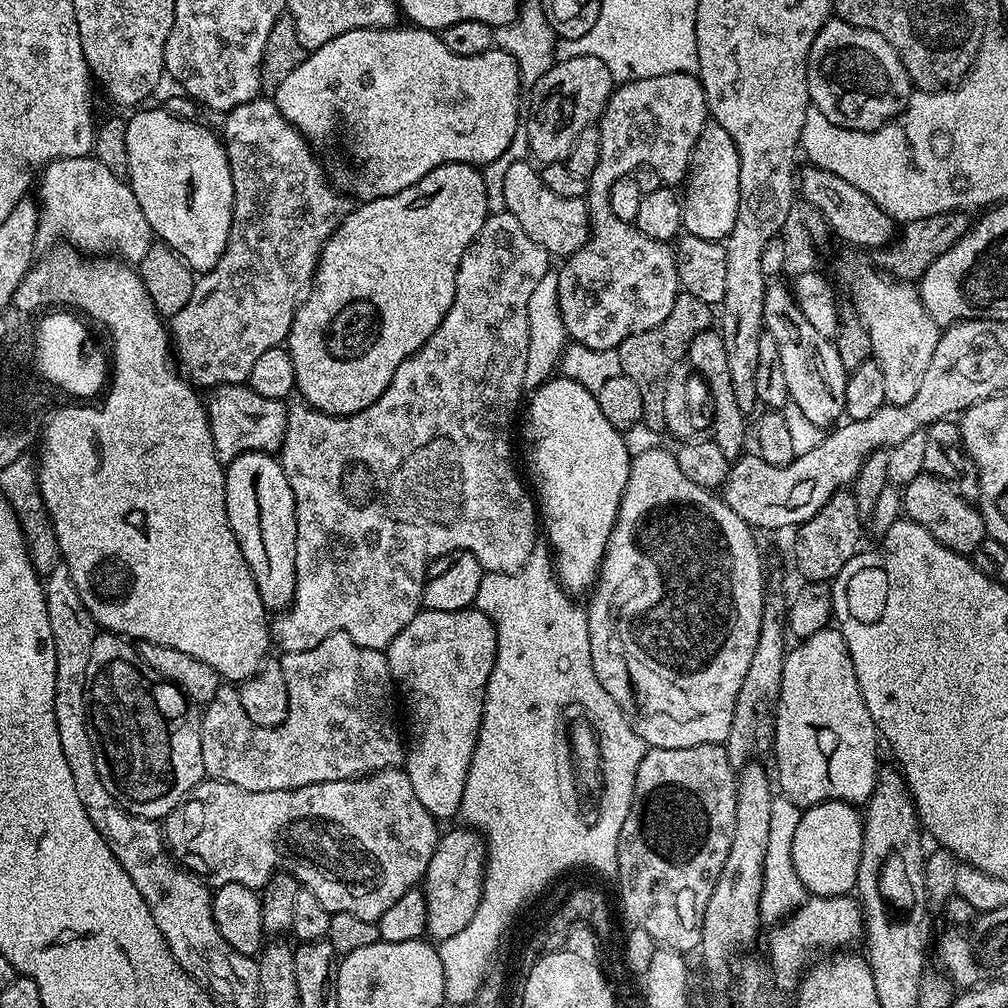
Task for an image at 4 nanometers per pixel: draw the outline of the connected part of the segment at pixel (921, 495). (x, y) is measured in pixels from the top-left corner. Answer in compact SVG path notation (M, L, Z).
M925 471L909 484L903 485L902 512L907 519L930 530L930 534L934 534L934 538L938 538L942 546L955 552L971 554L986 538L984 519L979 507L971 500L963 500L948 481Z

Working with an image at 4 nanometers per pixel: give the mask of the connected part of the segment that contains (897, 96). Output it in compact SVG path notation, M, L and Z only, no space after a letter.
M829 18L818 30L808 51L808 99L811 107L822 110L830 122L855 132L874 132L884 124L891 124L908 107L914 85L902 66L894 46L882 34L856 28L839 18Z

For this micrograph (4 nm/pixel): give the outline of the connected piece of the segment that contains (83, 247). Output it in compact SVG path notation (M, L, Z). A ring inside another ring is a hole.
M95 155L62 158L45 164L38 176L38 188L39 184L41 245L69 240L76 247L73 249L90 254L115 254L128 262L146 258L154 237L146 214L142 214L142 206L138 206L138 198L134 198L132 185L110 174Z

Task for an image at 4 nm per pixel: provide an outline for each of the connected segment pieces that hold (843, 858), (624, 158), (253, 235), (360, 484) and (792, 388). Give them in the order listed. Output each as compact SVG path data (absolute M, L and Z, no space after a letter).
M827 800L813 804L811 808L801 811L798 830L794 830L794 870L802 878L805 893L813 896L847 896L855 889L858 878L858 862L862 858L862 838L864 821L857 805L847 804L841 800Z
M682 72L659 74L658 77L631 80L613 87L612 96L604 107L598 121L600 130L600 153L597 166L588 177L588 241L574 255L567 257L558 271L558 302L564 329L575 343L591 350L619 349L630 334L642 334L642 330L654 330L658 322L666 319L674 307L676 295L682 290L678 282L676 254L671 243L646 238L635 226L627 224L610 210L610 186L618 178L629 175L638 168L653 168L661 181L668 186L685 183L689 168L692 167L692 151L702 134L704 125L709 123L708 103L699 75Z
M257 98L246 102L242 106L232 109L231 112L223 117L223 120L225 132L223 132L223 135L227 137L226 147L228 150L228 161L232 163L234 194L236 195L236 201L232 207L230 238L226 242L226 250L222 254L218 266L214 266L209 272L203 273L203 275L197 279L196 285L194 286L194 294L190 294L190 302L186 302L186 306L182 306L182 310L178 310L178 314L171 317L170 320L170 336L174 341L174 352L182 368L182 363L184 363L185 369L183 368L183 371L187 373L197 385L205 384L205 389L208 390L215 388L218 384L245 383L250 374L250 369L254 367L254 362L261 357L263 352L271 348L281 347L281 345L287 341L288 331L294 322L296 311L300 309L301 304L304 303L305 298L307 298L312 289L312 282L316 275L316 264L320 261L322 250L326 246L328 239L335 234L336 227L347 218L348 213L351 212L354 207L351 199L348 201L342 193L335 192L335 190L328 185L328 176L324 173L324 168L320 165L319 158L308 149L308 144L310 145L309 137L305 136L300 129L295 128L294 125L280 113L275 99Z
M506 210L491 213L488 221L482 226L482 230L478 230L478 234L473 238L471 246L466 250L466 254L462 254L462 262L458 266L454 302L450 306L446 318L442 318L438 330L434 330L432 337L414 355L406 358L406 362L402 362L402 366L398 366L398 370L394 370L394 378L390 382L390 386L386 386L386 390L373 404L366 406L366 410L362 410L353 416L331 416L325 412L320 412L317 408L311 408L309 404L303 402L297 402L296 405L293 403L289 407L288 425L286 426L284 446L282 449L282 463L284 465L284 473L286 474L286 482L290 482L290 490L294 494L294 502L296 503L296 593L292 599L292 605L285 611L279 613L274 620L274 640L275 643L277 640L284 647L283 651L285 653L314 650L314 646L318 646L318 642L330 638L330 634L334 634L335 632L345 632L347 636L354 638L354 642L358 642L358 646L379 648L381 650L387 649L388 644L394 642L394 638L398 638L398 634L402 634L402 630L406 630L406 626L410 626L412 619L422 611L424 585L430 575L428 563L431 560L438 559L439 556L448 558L453 553L469 552L470 554L474 554L474 558L478 558L480 565L489 572L517 572L526 566L530 554L538 546L538 540L536 540L536 532L538 536L538 504L534 499L533 493L530 491L529 485L527 483L524 485L520 481L520 476L516 473L516 464L512 461L512 436L514 440L512 419L516 416L516 403L519 402L520 395L525 395L526 392L524 379L526 378L526 354L530 346L530 326L528 325L530 294L534 294L534 286L538 286L538 282L542 282L542 278L548 275L550 271L550 265L548 263L550 263L550 257L547 250L542 246L538 246L538 242L534 242L534 238L530 238L530 234L526 234L526 230L522 230L522 225L518 222L518 218L514 218L514 214L510 214Z
M778 282L769 283L764 289L764 327L767 335L772 336L778 346L780 365L782 374L786 378L788 395L791 403L796 404L798 410L802 410L802 414L806 414L806 418L810 418L810 422L814 422L814 426L818 426L821 430L827 429L829 427L828 420L837 419L836 421L839 421L844 416L848 372L842 366L842 358L838 358L835 343L829 337L818 334L818 330L814 330L814 326L810 326L810 322L806 322L793 289L789 285L788 289L784 284L774 283Z

